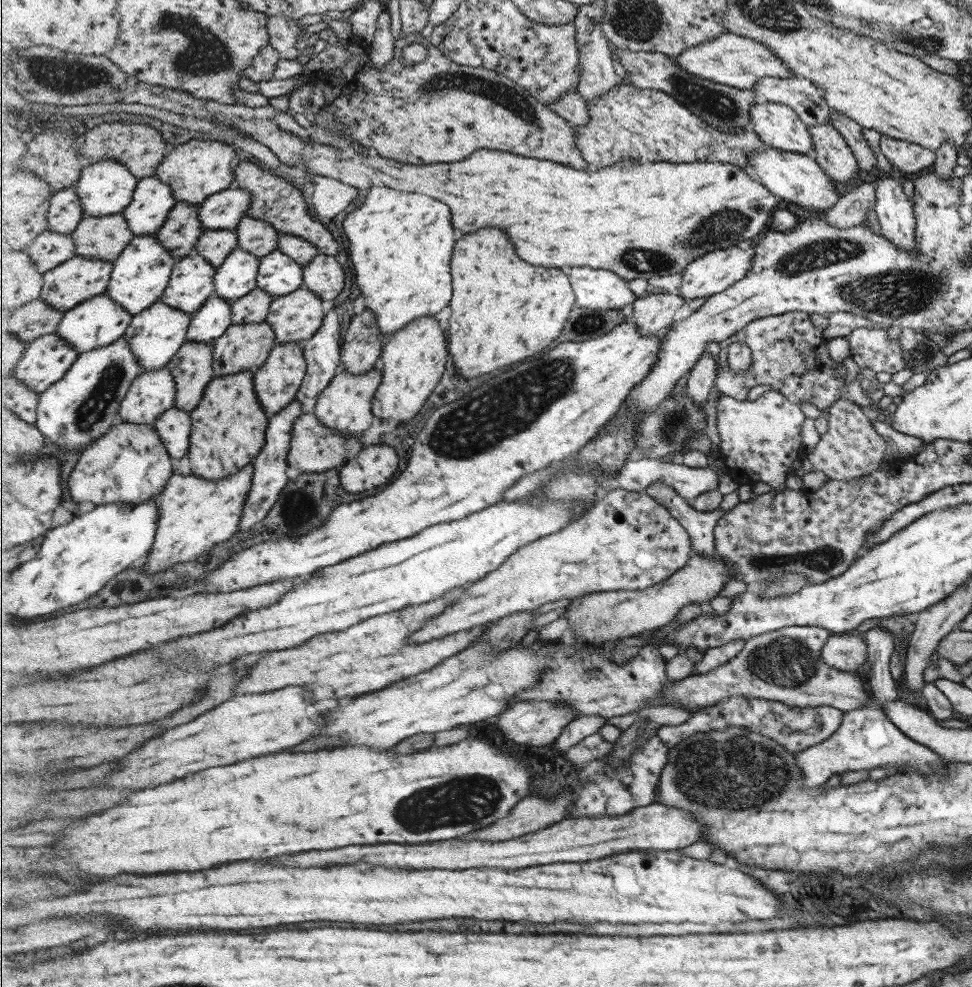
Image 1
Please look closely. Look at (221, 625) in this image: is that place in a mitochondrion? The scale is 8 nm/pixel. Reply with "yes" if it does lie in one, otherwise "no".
no

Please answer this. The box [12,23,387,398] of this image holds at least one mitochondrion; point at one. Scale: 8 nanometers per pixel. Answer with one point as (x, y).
(59, 74)

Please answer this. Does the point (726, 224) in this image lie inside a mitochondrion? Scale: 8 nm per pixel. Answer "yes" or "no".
yes

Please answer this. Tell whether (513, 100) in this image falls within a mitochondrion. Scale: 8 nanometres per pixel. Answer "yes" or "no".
yes

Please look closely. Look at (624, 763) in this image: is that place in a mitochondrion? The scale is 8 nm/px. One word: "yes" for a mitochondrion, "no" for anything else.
no

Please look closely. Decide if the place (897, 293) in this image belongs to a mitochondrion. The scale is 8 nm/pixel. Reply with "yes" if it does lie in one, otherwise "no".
yes

